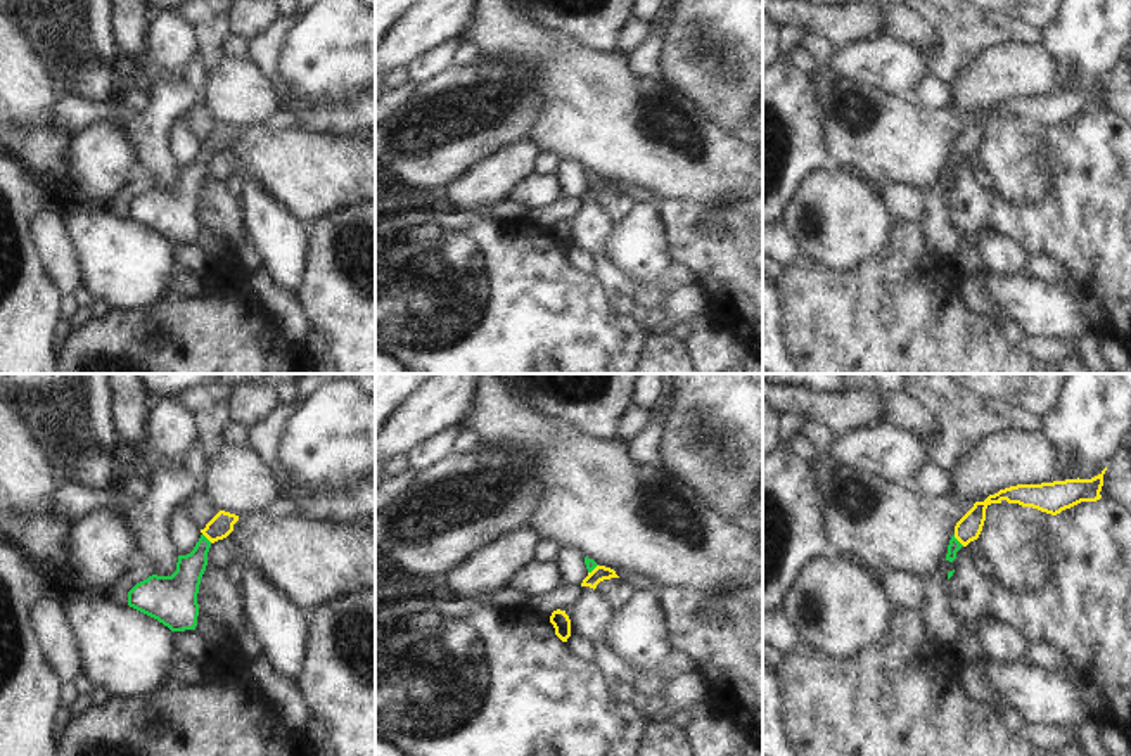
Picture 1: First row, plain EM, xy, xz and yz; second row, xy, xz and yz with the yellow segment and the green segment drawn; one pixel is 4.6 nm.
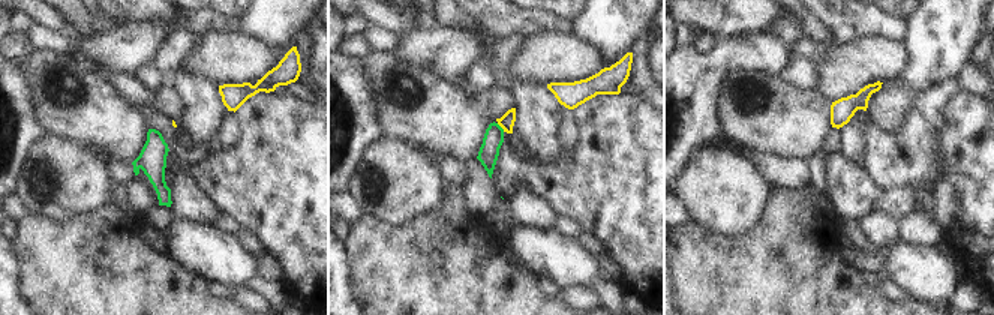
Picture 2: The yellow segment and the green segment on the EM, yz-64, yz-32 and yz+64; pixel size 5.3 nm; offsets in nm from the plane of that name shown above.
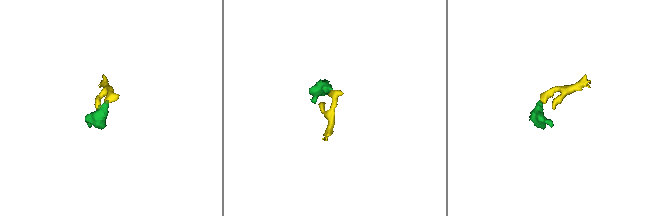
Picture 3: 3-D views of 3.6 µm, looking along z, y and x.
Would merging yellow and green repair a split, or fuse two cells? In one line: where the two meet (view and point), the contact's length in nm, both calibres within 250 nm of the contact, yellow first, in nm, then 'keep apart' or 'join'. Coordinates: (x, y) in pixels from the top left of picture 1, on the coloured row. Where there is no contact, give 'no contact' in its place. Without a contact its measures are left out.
meets yellow in yz at (958, 540); contact 80 nm long; 120 nm thick on the yellow side, 60 nm on the other; join

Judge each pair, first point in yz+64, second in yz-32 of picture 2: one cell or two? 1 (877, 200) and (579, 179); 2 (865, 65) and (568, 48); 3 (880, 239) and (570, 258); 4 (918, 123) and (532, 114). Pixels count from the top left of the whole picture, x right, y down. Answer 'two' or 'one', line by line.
1: one
2: one
3: two
4: one

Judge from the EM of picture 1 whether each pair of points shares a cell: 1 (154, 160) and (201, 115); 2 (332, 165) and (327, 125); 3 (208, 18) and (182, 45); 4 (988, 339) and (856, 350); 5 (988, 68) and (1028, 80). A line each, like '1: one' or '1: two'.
1: two
2: two
3: two
4: one
5: one

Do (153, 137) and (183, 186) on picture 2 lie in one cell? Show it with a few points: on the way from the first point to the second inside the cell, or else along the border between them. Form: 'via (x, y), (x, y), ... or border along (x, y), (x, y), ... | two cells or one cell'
border along (170, 189), (171, 206) | two cells

